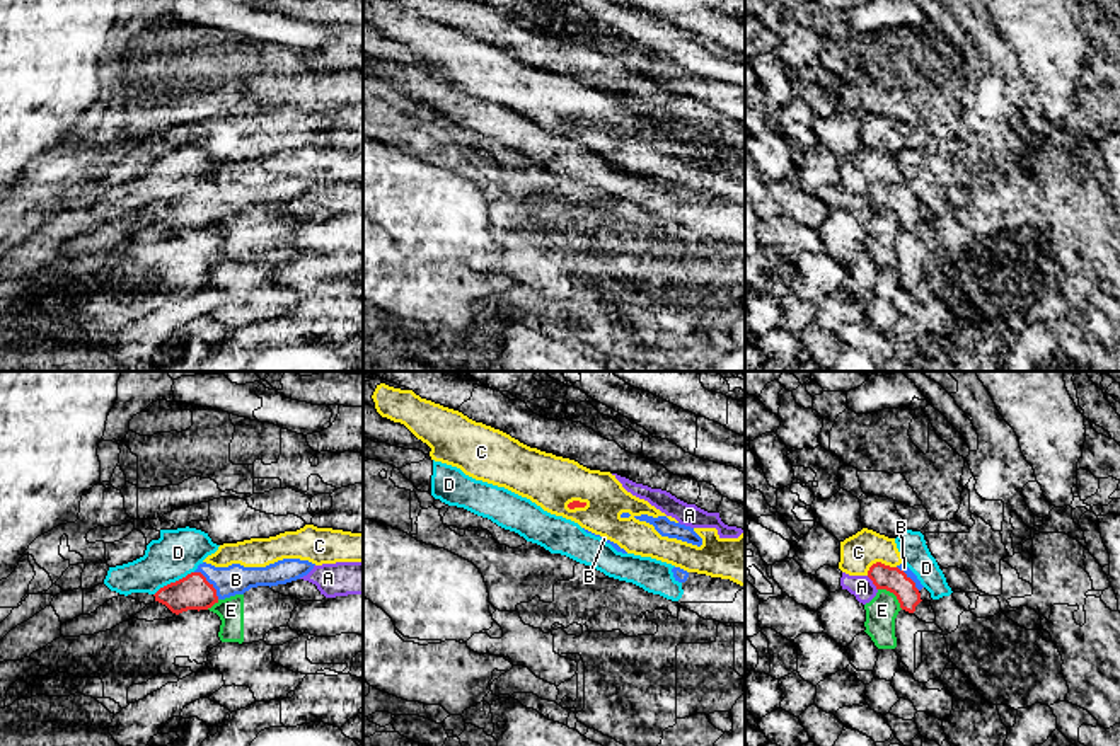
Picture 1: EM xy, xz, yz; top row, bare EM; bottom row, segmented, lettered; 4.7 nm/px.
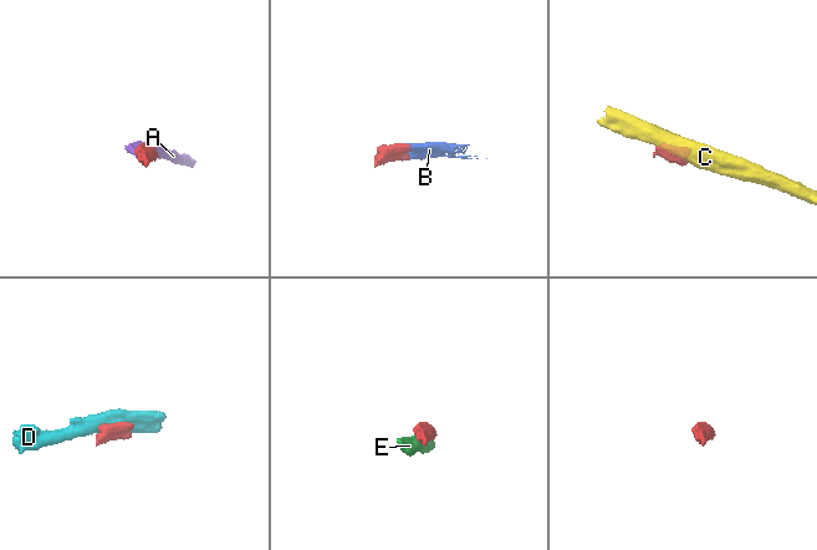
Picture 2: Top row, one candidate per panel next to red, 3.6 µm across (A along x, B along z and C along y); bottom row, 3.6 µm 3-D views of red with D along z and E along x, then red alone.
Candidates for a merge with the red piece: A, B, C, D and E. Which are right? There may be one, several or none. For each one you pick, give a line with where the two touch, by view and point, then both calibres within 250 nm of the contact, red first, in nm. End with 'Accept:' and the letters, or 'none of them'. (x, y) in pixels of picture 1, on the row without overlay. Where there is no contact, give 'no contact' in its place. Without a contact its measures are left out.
B: contact xy (208, 201); calibres 160 and 140 nm
Accept: B

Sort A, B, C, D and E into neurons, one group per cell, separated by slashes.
A / B / C / D / E

